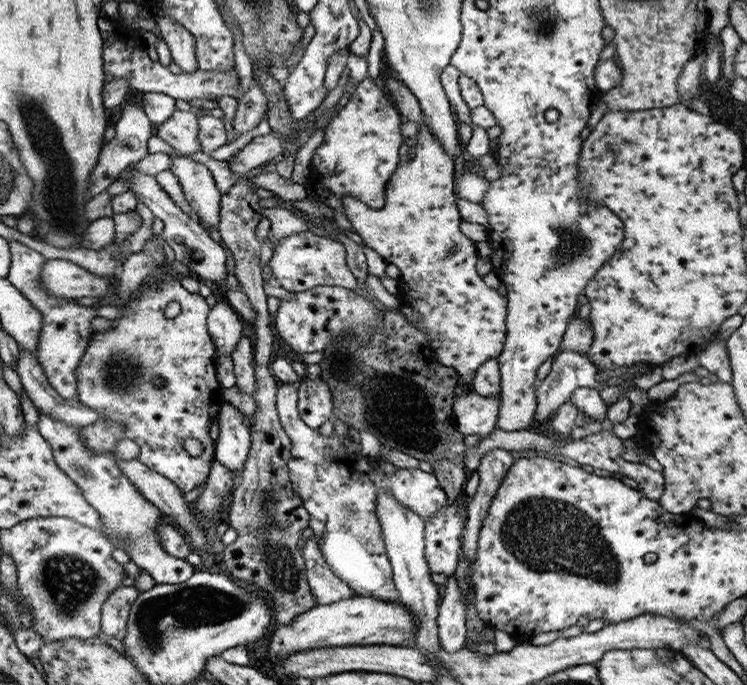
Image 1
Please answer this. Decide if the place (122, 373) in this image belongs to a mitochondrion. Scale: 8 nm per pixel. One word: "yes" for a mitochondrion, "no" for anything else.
yes

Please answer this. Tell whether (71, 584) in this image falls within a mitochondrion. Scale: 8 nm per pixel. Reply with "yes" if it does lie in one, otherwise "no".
yes

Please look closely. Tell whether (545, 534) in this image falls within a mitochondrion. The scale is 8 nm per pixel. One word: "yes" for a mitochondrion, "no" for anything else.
yes

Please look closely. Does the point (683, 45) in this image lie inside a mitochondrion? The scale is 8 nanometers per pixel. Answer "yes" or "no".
no

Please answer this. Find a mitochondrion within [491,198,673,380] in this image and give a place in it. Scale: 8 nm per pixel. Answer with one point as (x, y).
(570, 244)

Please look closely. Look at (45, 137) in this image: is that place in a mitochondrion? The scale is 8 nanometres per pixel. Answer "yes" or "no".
yes

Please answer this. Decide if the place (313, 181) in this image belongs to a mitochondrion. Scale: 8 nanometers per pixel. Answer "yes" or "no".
no

